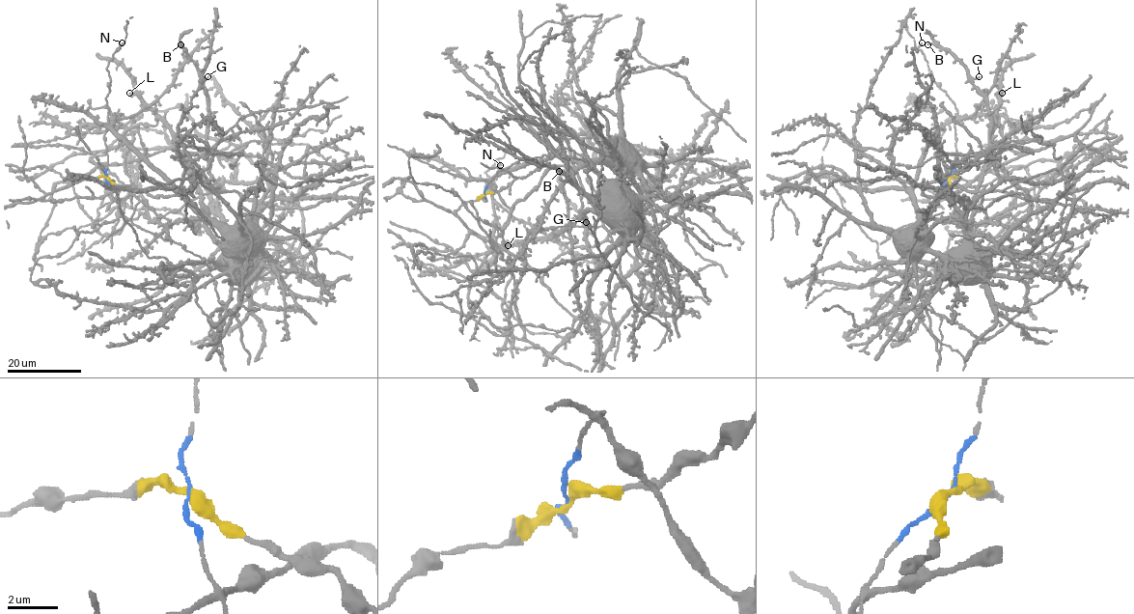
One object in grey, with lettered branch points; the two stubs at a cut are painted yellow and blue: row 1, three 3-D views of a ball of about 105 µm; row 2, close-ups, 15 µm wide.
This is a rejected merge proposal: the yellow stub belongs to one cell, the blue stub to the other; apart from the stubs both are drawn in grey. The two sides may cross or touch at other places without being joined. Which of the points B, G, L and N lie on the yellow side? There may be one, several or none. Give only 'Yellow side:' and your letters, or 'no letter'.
Yellow side: B, G, L

